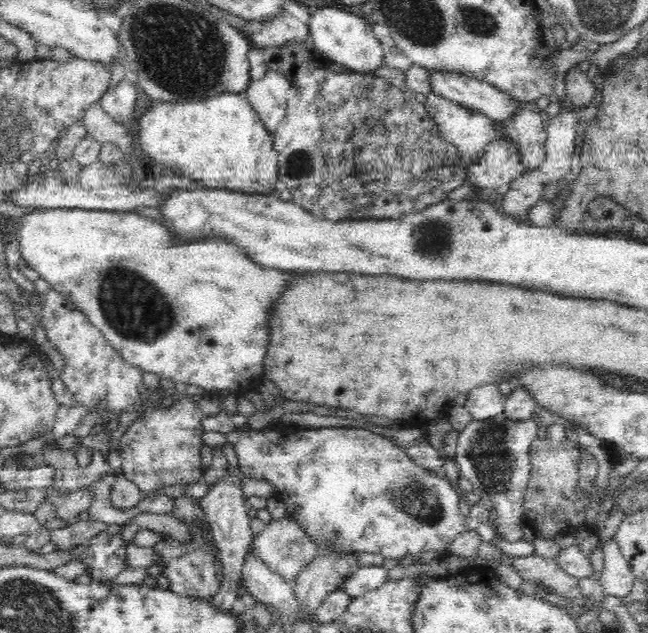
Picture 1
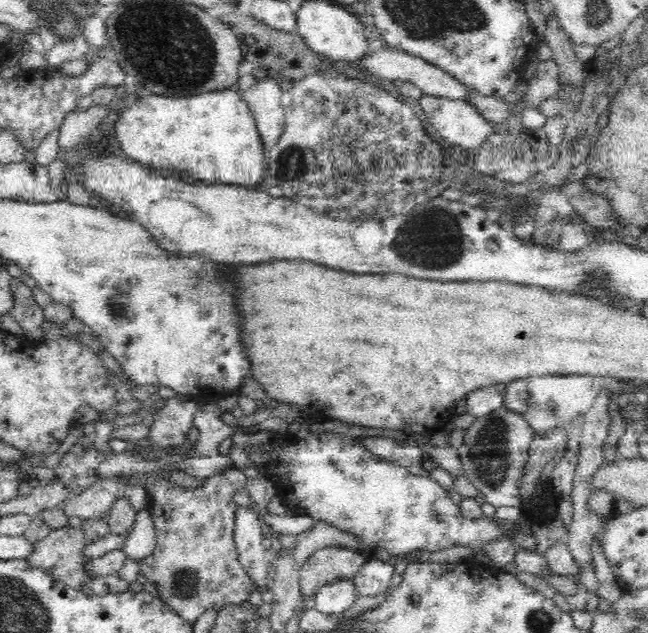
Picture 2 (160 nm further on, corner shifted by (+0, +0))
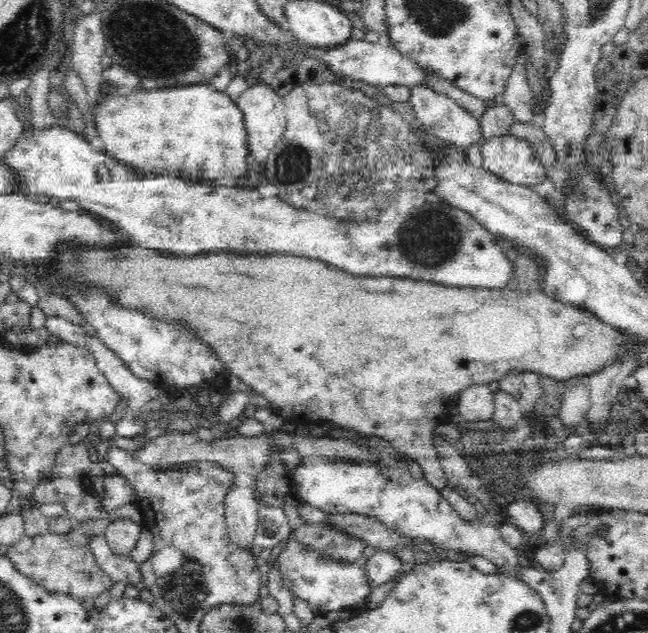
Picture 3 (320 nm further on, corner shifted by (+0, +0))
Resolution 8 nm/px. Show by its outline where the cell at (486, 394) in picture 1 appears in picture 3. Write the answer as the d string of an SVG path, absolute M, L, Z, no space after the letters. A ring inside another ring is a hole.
M477 385L466 388L456 398L455 405L465 422L483 421L489 423L489 418L495 409L495 392L487 385Z

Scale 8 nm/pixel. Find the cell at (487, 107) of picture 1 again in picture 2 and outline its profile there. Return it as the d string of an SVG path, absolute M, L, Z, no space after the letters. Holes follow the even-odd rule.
M381 47L379 50L373 51L370 56L366 56L364 60L360 60L357 66L363 68L369 74L392 82L398 79L414 81L422 89L423 94L437 96L438 98L468 101L472 94L478 93L472 87L468 87L468 85L462 83L462 81L448 74L448 72L442 70L440 67L431 65L418 56L412 56L391 47Z

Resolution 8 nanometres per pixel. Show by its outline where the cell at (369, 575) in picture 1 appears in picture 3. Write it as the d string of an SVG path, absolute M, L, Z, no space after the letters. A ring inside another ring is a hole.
M377 550L365 562L365 578L371 590L376 590L390 580L395 580L402 563L399 558L390 551Z

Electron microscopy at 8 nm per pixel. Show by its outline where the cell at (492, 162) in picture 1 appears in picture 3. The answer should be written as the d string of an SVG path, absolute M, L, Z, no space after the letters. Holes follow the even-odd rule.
M514 135L483 139L482 169L512 184L532 186L546 180L545 168L538 162L528 140Z

